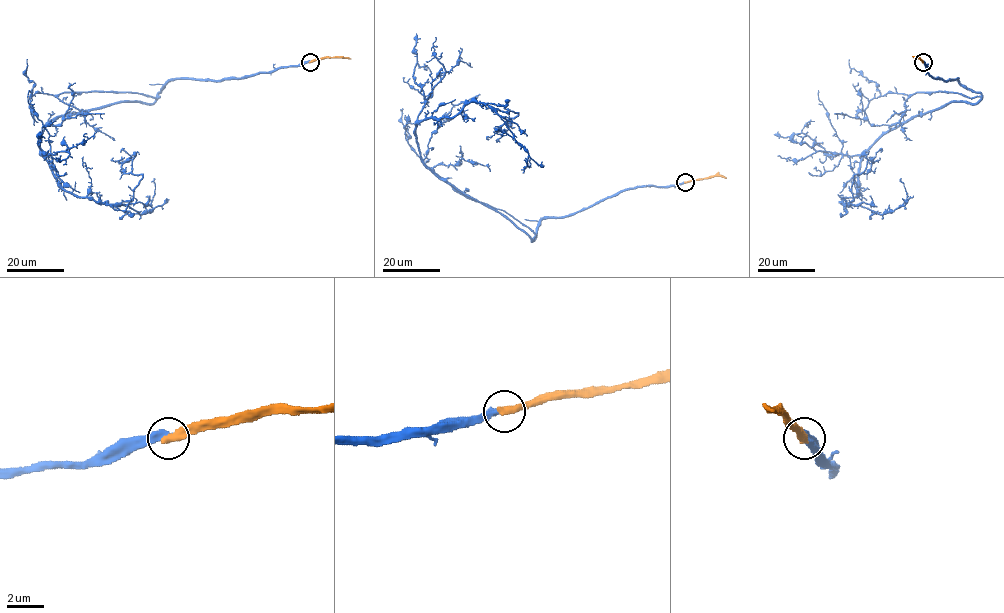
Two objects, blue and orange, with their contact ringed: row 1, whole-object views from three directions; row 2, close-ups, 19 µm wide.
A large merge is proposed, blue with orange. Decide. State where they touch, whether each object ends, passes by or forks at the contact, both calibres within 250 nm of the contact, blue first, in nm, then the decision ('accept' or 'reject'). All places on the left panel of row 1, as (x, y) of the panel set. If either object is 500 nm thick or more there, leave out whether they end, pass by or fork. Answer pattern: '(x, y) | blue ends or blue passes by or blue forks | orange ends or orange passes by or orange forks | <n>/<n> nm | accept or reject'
(310, 62) | blue ends | orange ends | 400/460 nm | reject

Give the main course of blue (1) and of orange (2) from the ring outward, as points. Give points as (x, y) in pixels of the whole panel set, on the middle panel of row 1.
1: (685, 182), (635, 187), (544, 217), (533, 241), (439, 179), (415, 129), (486, 103), (517, 113), (497, 142)
2: (685, 182), (714, 176), (726, 178)

